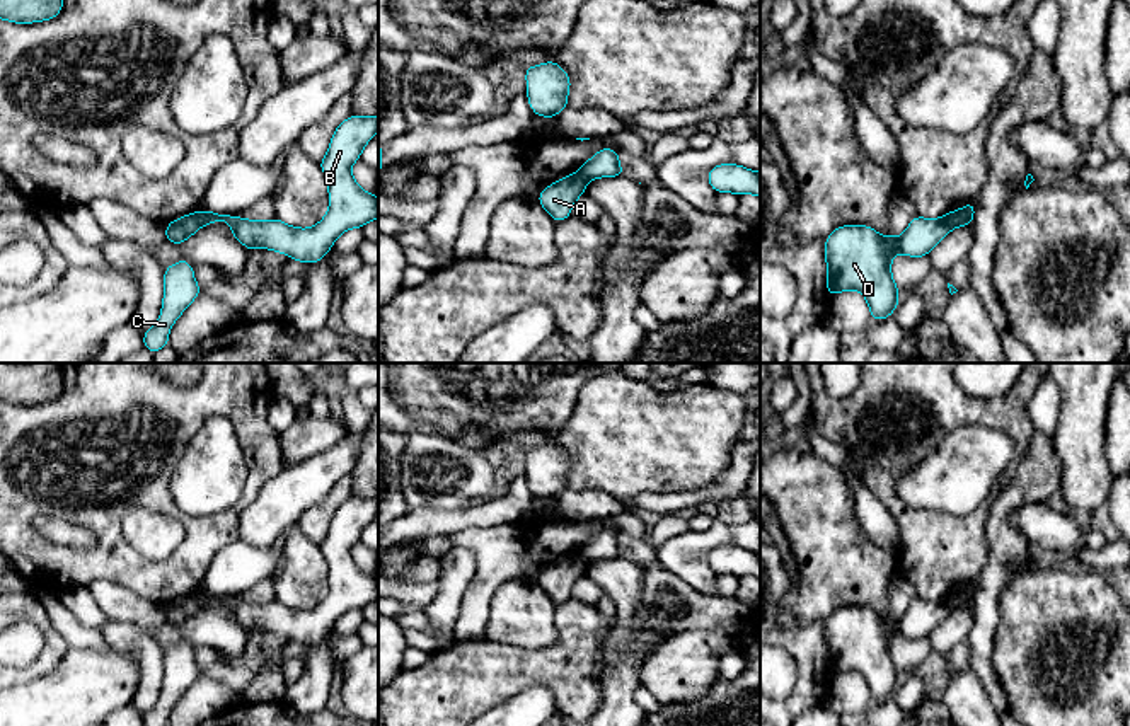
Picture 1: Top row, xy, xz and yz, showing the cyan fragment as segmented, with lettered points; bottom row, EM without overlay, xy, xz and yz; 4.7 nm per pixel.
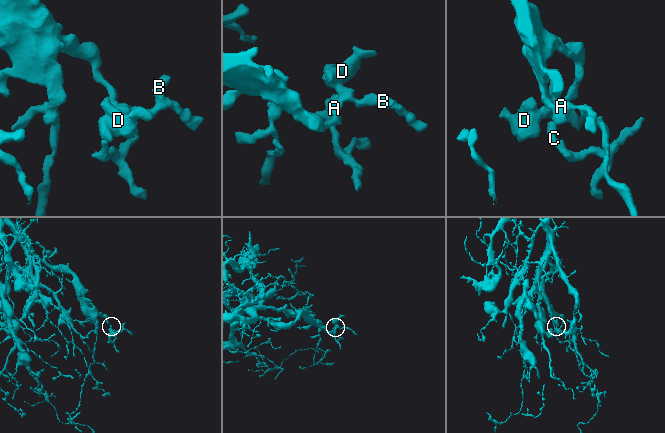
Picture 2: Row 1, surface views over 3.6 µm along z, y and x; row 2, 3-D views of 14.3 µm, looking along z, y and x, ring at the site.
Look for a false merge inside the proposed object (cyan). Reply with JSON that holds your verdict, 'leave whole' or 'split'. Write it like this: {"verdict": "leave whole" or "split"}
{"verdict": "split"}

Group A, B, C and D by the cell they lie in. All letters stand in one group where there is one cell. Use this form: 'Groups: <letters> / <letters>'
Groups: A C / B D

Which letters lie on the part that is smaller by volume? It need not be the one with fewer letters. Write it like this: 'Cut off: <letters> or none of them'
Cut off: B, D

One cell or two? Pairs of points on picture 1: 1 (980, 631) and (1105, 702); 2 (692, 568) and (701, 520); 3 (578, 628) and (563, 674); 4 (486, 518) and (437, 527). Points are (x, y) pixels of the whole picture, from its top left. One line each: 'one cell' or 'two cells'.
1: two cells
2: two cells
3: one cell
4: one cell

